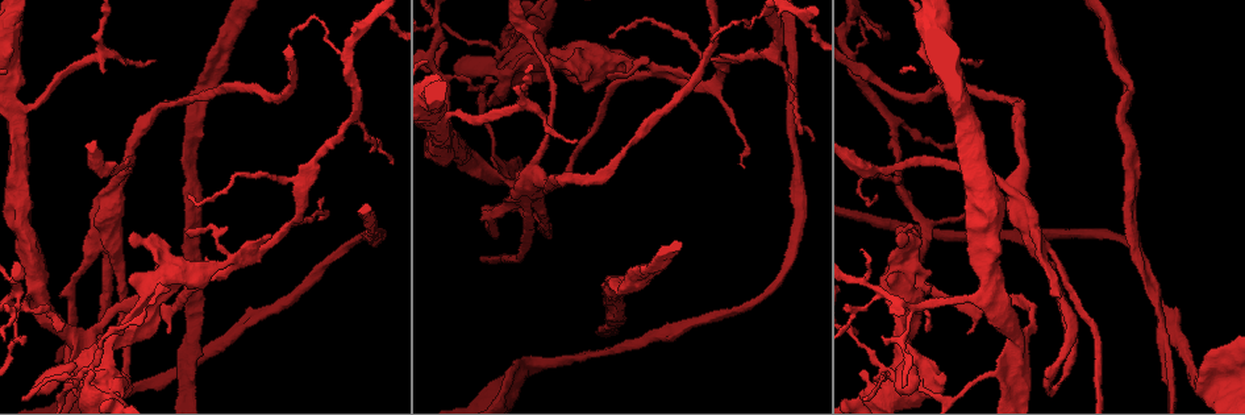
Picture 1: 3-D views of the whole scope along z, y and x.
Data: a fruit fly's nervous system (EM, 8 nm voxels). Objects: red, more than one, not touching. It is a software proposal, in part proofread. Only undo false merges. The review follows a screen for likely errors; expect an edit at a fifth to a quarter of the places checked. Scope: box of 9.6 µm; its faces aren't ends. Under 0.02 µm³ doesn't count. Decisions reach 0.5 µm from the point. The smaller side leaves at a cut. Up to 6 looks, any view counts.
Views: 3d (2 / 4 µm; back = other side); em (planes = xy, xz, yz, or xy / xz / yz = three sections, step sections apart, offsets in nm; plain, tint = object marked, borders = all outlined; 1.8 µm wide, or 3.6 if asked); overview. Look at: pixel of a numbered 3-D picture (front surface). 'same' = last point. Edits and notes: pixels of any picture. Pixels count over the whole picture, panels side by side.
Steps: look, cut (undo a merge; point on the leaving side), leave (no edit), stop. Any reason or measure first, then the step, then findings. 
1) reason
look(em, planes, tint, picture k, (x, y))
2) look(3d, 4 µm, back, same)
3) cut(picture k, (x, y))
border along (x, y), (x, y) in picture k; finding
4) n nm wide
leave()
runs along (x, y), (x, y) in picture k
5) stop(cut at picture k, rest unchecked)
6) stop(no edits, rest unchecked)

sudden change in width
look(3d, 2 µm, picture 1, (992, 376))

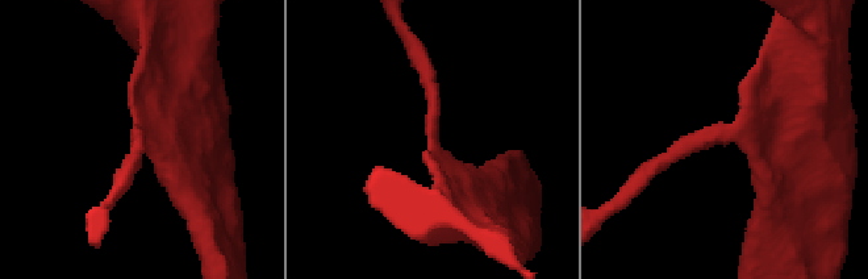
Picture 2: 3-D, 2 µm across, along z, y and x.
now the EM
look(em, planes, plain, picture 2, (144, 139))

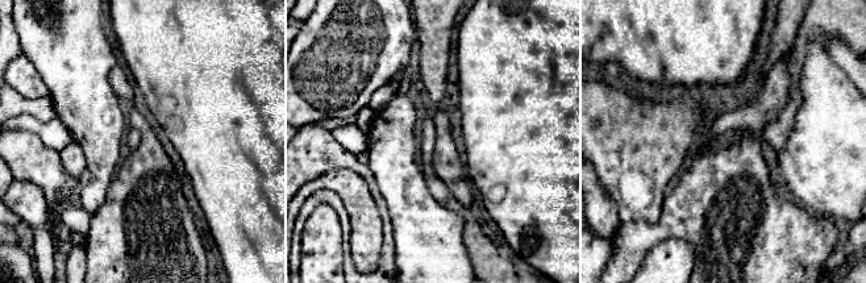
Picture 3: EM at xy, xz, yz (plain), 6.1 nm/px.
with the object marked
look(em, planes, tint, same)

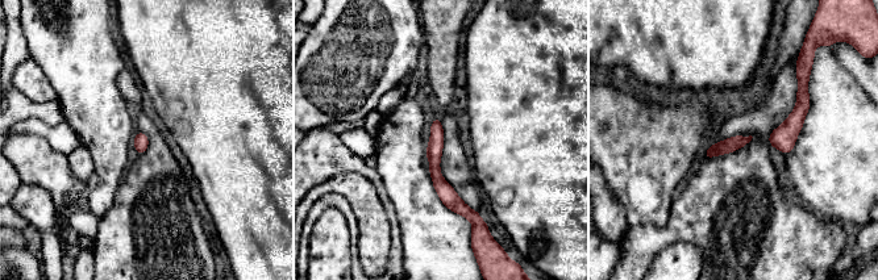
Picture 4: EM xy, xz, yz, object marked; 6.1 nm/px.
leave()
runs along (437, 121), (436, 178), (471, 214) in picture 4; all the same neuron

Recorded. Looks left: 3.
calibre changes
look(em, 3.6 µm, planes, borders, picture 1, (526, 199))

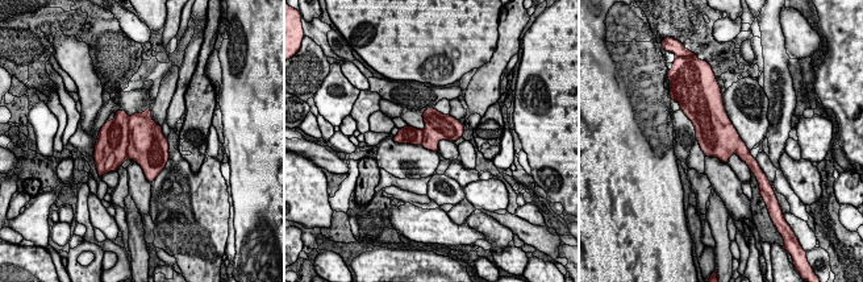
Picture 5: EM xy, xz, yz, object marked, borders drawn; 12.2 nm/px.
leave()
all the same neuron

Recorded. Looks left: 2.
look(em, 3.6 µm, planes, tint, picture 1, (433, 45))

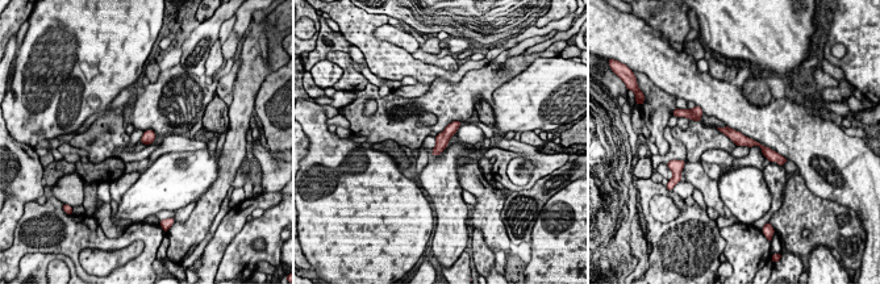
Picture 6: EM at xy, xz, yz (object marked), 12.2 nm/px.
leave()
runs along (726, 130), (770, 153) in picture 6; all the same neuron

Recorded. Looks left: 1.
stop(no edits, rest unchecked)

